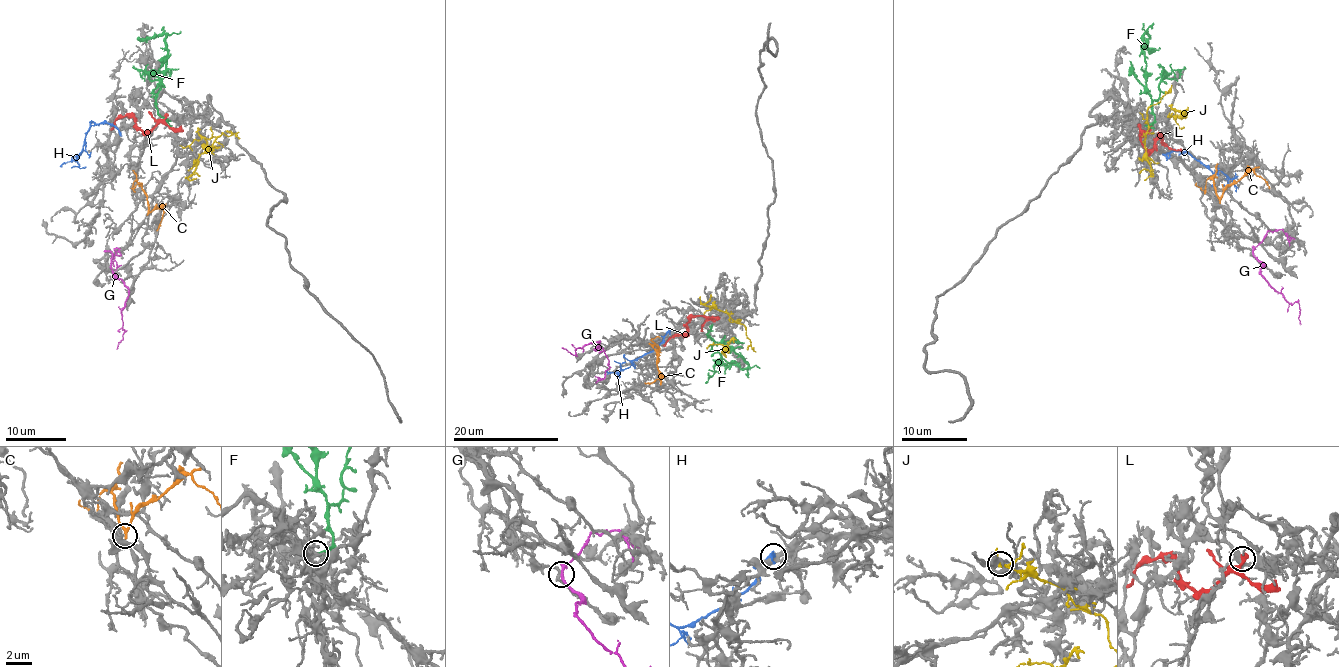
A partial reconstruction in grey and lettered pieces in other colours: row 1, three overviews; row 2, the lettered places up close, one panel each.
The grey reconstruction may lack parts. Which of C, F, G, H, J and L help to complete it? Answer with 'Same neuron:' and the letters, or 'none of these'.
Same neuron: F

